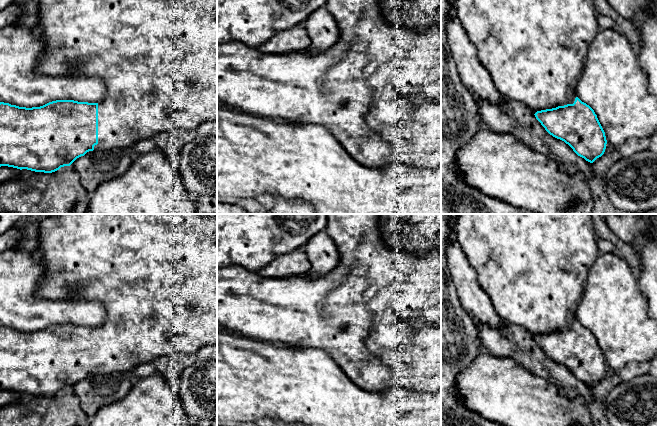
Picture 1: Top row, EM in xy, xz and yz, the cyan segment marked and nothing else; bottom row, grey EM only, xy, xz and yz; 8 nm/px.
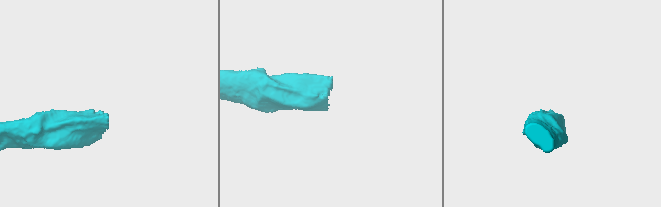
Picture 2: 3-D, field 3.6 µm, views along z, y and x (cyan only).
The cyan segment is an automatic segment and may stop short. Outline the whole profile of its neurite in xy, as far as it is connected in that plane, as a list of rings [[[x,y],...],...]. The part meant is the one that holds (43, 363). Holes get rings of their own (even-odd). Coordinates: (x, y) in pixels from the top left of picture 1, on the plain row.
[[[51,214],[40,225],[40,251],[38,253],[45,267],[42,280],[38,283],[36,293],[49,300],[85,299],[101,303],[106,310],[106,319],[98,327],[78,326],[74,324],[56,324],[40,331],[19,331],[9,327],[0,326],[0,391],[8,390],[17,393],[27,393],[35,396],[52,397],[61,391],[70,390],[77,382],[93,374],[127,373],[140,364],[152,361],[155,358],[169,355],[193,355],[205,345],[217,343],[217,214]]]

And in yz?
[[[459,214],[456,232],[461,249],[477,273],[477,280],[480,287],[490,297],[499,317],[504,322],[524,327],[550,359],[564,365],[578,380],[590,387],[601,381],[605,376],[607,368],[605,356],[594,334],[582,326],[576,318],[576,311],[587,287],[589,271],[600,253],[591,214]]]

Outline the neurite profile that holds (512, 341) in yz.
[[[477,320],[476,325],[484,351],[514,359],[529,372],[554,385],[567,399],[581,397],[589,406],[593,403],[592,387],[578,380],[564,365],[550,359],[524,327],[504,322],[502,328],[493,328]]]

